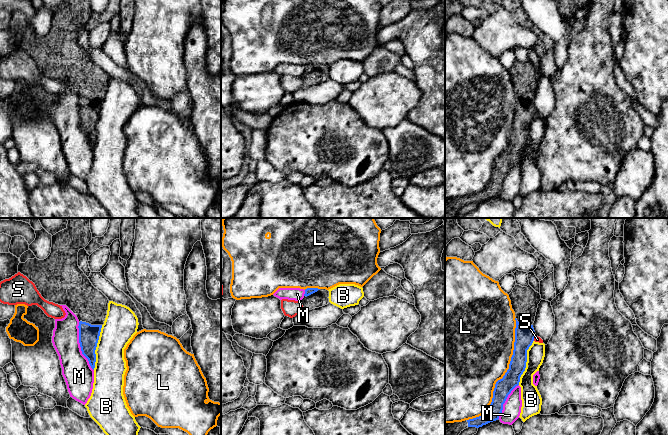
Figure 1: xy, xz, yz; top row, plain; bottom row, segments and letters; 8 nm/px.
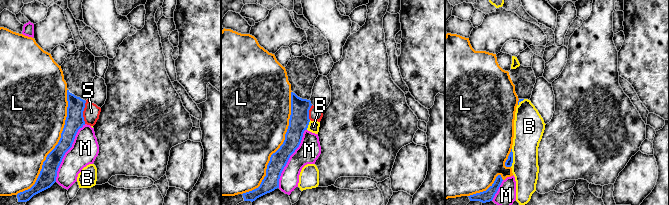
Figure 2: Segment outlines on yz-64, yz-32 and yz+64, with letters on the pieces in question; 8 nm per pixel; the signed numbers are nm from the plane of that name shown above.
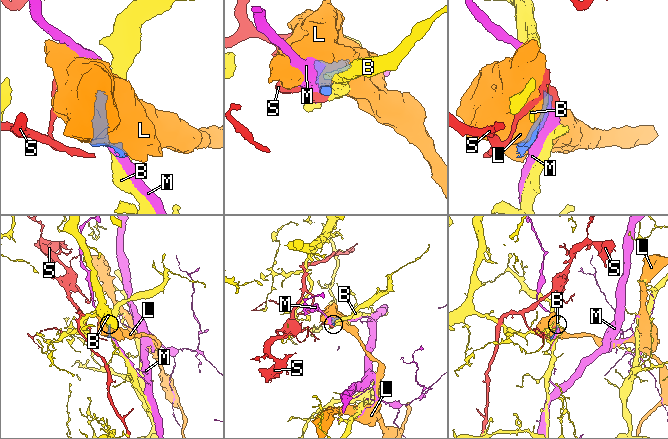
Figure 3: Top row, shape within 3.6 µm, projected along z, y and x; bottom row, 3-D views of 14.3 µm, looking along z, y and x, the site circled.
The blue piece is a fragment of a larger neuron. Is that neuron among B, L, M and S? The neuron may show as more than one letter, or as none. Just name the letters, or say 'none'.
none

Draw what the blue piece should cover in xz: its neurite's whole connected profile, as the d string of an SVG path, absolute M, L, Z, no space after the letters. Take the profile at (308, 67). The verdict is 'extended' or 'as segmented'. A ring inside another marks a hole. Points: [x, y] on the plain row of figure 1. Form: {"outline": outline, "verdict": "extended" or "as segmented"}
{"outline": "M307 64L301 79L305 87L327 81L329 78L329 67L326 65Z", "verdict": "extended"}

